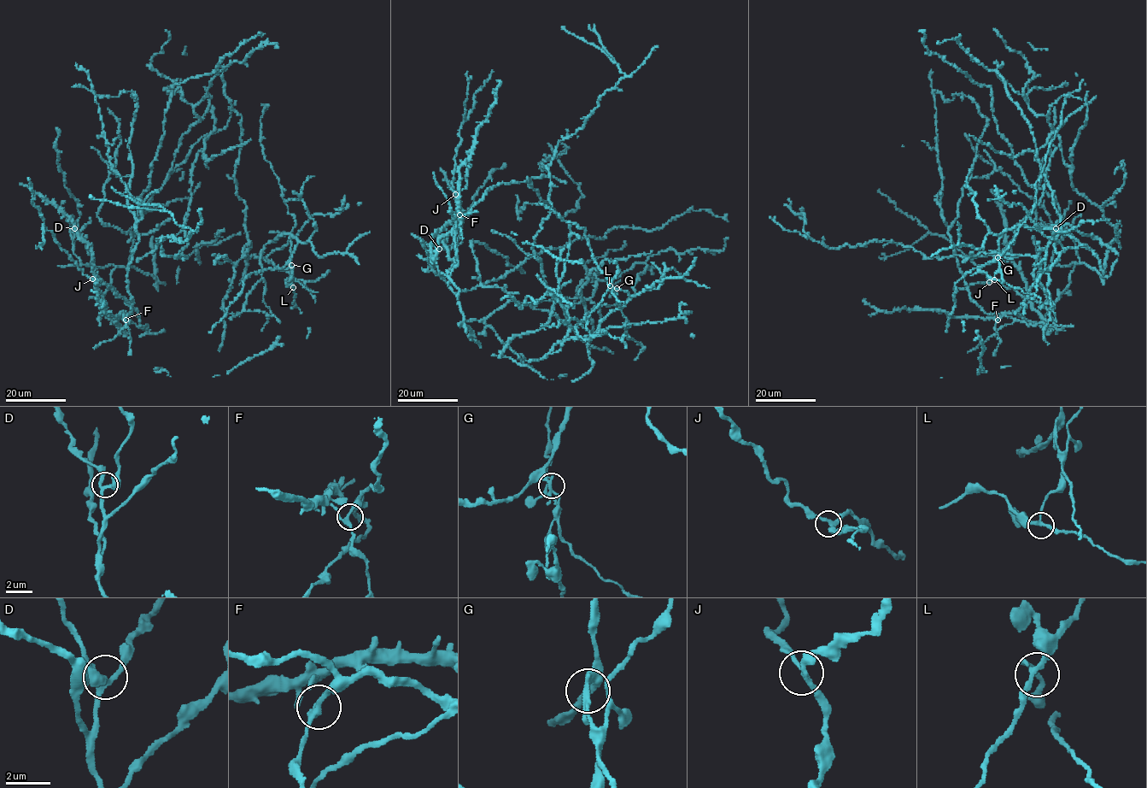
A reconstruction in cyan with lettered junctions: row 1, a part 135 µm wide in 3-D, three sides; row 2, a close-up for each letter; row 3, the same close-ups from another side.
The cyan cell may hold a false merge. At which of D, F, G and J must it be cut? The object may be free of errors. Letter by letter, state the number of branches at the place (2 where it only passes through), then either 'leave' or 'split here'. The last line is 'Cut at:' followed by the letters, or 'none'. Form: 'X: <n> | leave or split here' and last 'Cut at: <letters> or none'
D: 3 | leave
F: 3 | leave
G: 3 | split here
J: 3 | leave
Cut at: G

